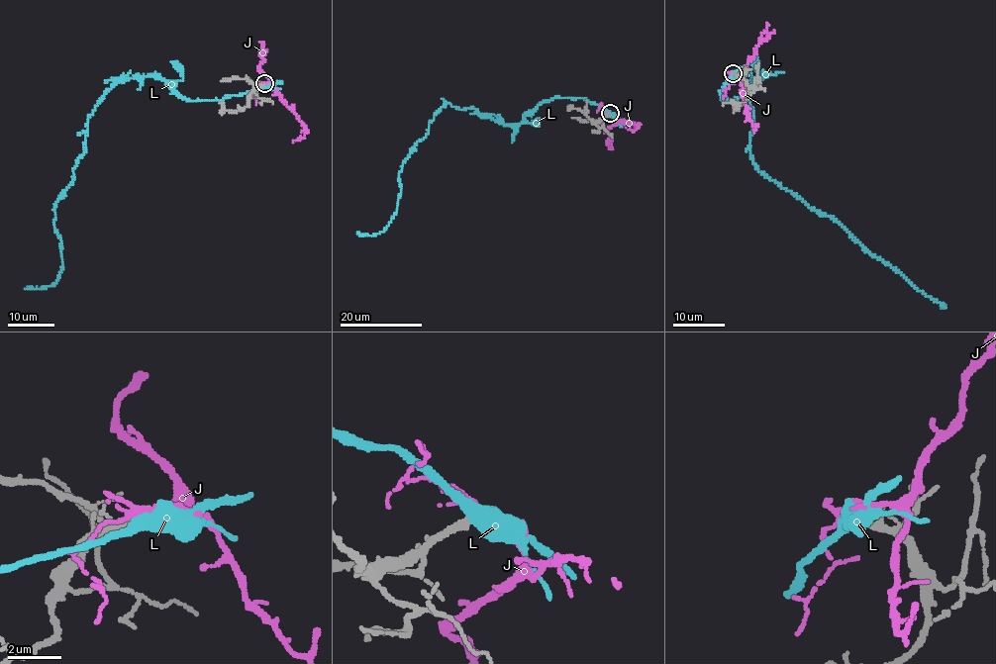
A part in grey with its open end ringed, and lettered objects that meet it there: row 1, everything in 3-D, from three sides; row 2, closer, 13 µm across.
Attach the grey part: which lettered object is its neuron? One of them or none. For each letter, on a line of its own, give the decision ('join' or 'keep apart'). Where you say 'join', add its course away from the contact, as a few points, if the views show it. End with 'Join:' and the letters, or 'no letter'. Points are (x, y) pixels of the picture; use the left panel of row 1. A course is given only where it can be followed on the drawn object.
J: keep apart
L: keep apart
Join: no letter

